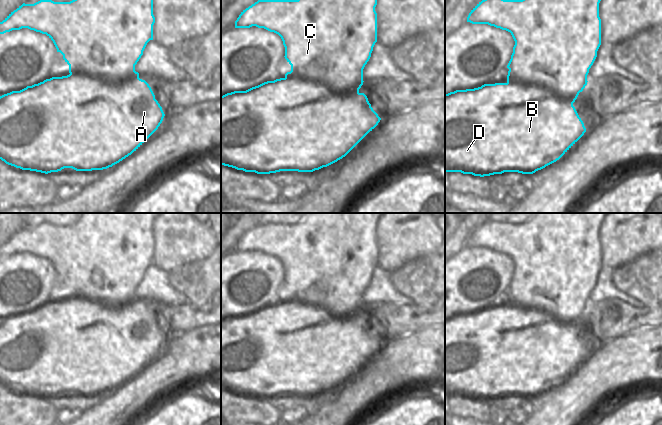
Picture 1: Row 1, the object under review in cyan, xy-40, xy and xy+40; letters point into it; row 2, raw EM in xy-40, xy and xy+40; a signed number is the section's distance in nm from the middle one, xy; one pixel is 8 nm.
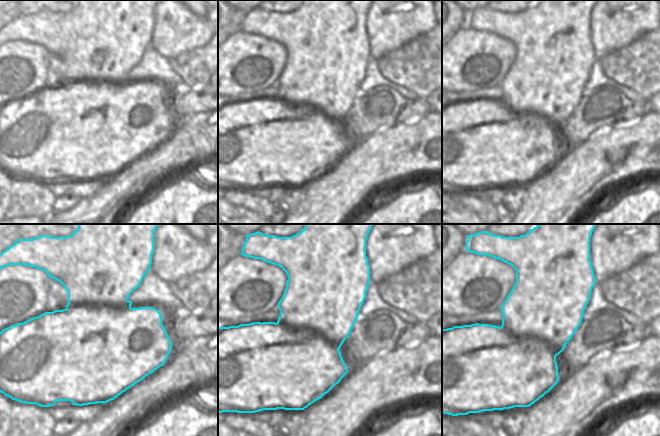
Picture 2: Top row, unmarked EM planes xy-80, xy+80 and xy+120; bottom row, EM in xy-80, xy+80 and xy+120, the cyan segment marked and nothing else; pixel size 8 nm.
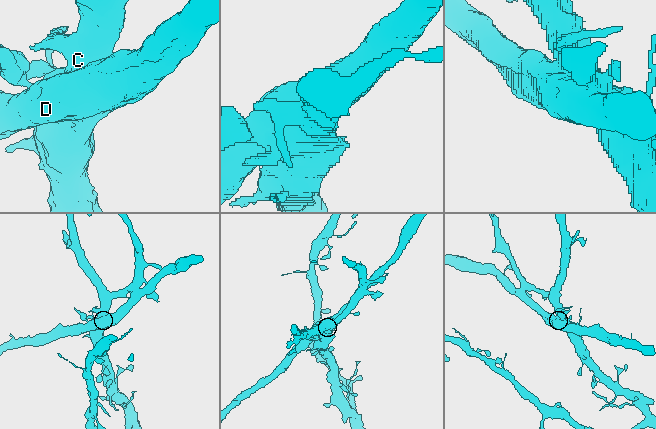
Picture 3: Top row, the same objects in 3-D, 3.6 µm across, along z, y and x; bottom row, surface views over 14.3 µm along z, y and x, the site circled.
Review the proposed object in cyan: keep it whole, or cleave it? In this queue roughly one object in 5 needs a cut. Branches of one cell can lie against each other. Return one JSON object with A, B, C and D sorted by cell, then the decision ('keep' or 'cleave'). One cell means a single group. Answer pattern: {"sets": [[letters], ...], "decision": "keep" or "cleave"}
{"sets": [["A", "B", "D"], ["C"]], "decision": "cleave"}

